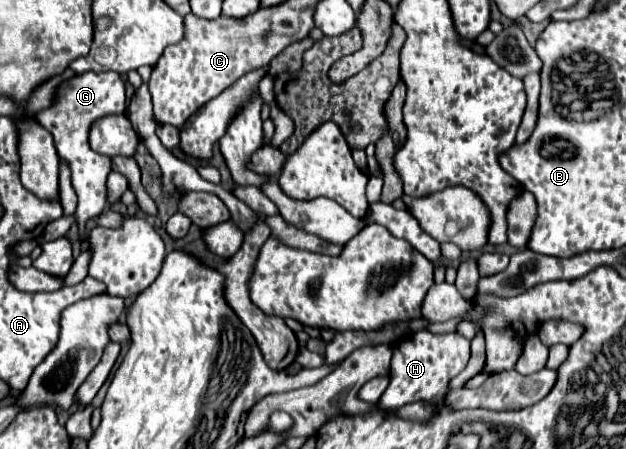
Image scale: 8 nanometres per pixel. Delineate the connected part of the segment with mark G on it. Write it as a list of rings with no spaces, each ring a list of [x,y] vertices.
[[[106,71],[106,73],[80,73],[72,79],[66,79],[60,83],[60,87],[54,93],[54,103],[42,111],[36,113],[38,123],[48,129],[54,137],[54,145],[58,155],[68,163],[72,173],[72,185],[78,193],[78,209],[76,209],[76,223],[84,227],[84,223],[100,215],[108,201],[108,189],[106,189],[106,177],[110,173],[110,157],[98,155],[90,147],[90,129],[96,119],[124,113],[126,109],[126,95],[124,95],[124,83],[118,73]]]

